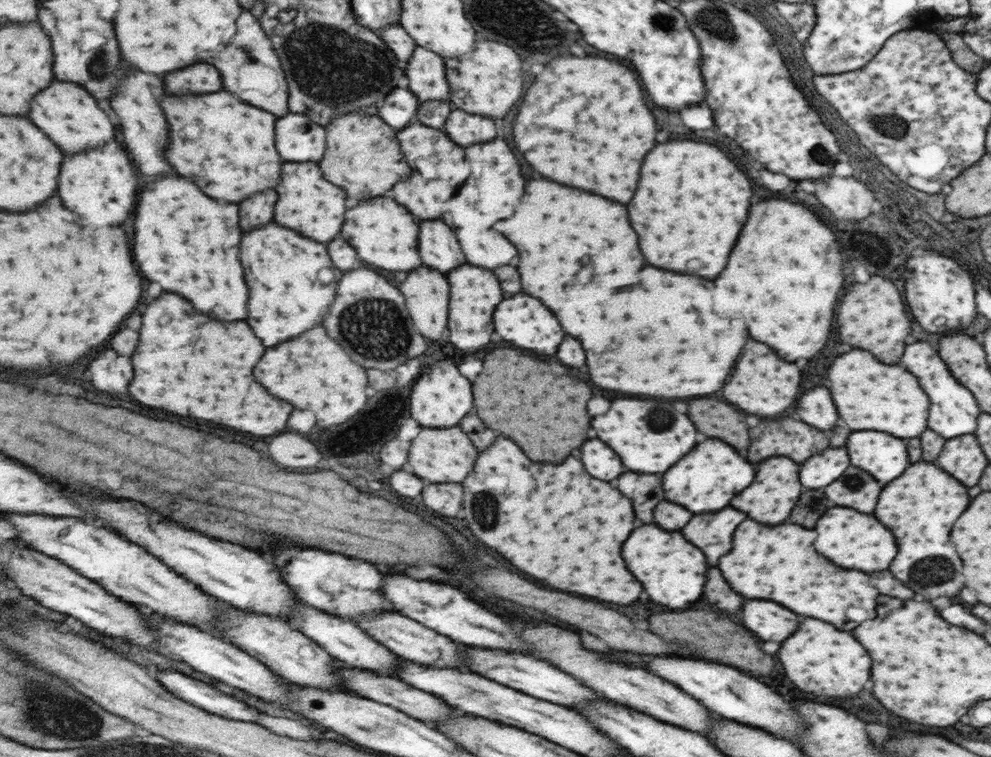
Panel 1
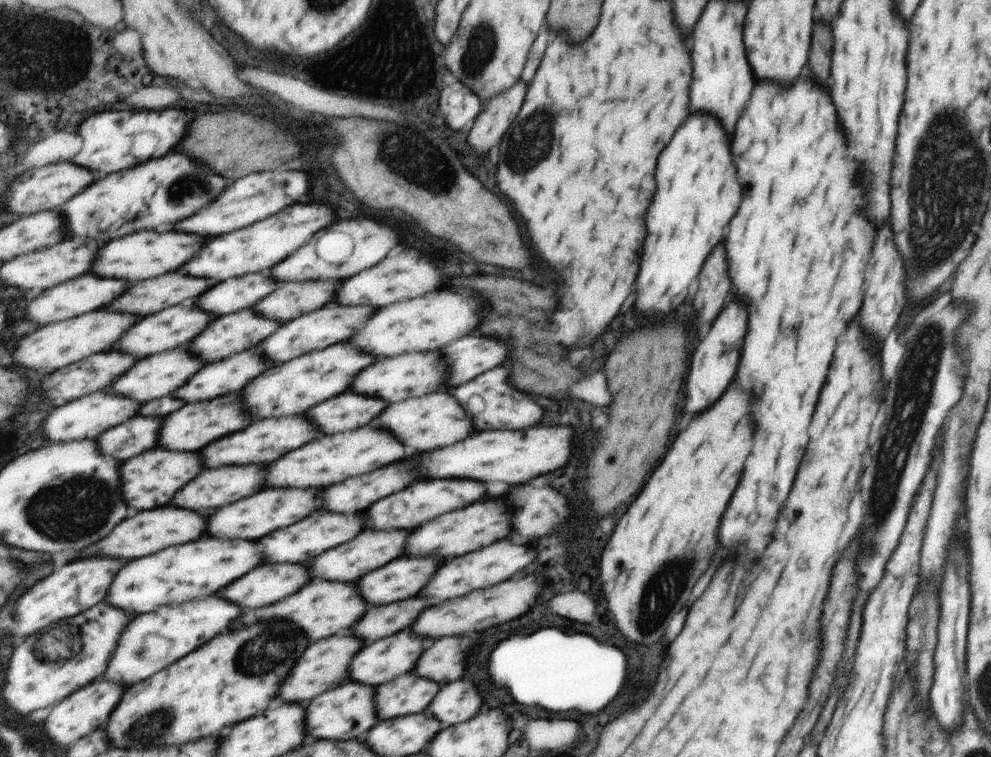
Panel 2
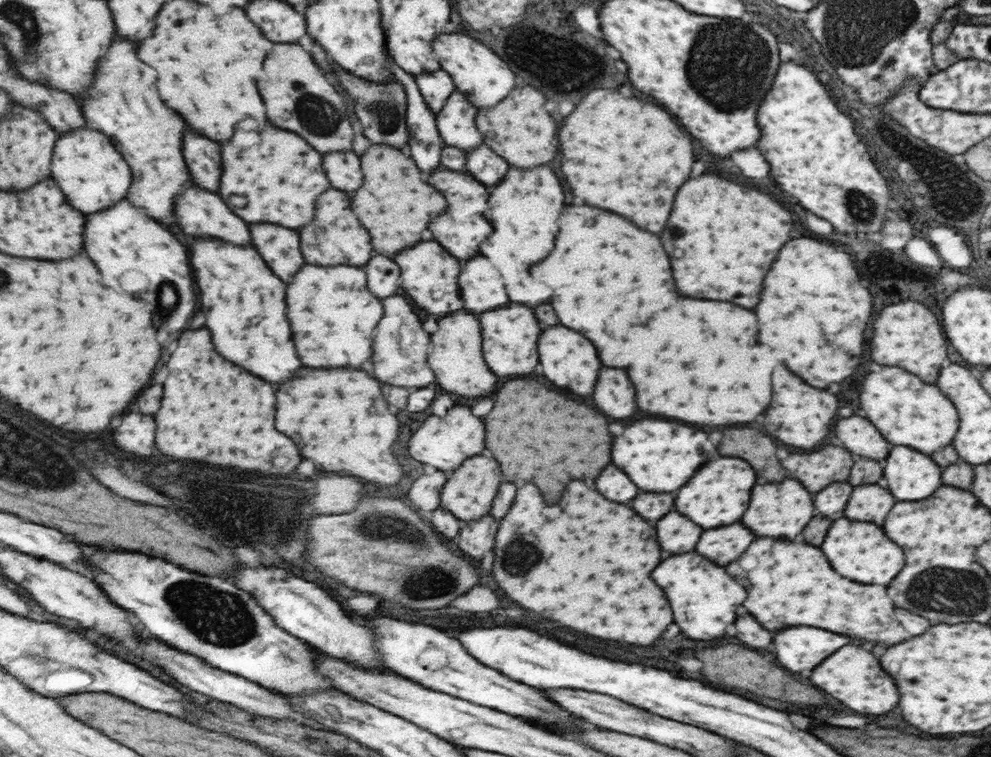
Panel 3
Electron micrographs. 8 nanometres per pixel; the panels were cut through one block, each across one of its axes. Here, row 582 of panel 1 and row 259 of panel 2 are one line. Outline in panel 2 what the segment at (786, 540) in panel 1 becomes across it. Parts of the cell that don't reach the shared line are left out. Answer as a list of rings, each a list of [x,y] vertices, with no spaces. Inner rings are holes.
[[[805,74],[799,84],[791,86],[759,80],[759,84],[755,84],[755,100],[751,100],[747,116],[739,120],[739,132],[735,132],[731,140],[731,148],[735,148],[735,166],[739,168],[739,182],[743,184],[743,204],[739,204],[739,216],[731,220],[725,250],[731,284],[751,312],[751,320],[747,322],[751,328],[747,328],[747,340],[743,340],[743,360],[739,360],[737,378],[741,386],[755,382],[759,412],[755,422],[755,448],[751,448],[751,460],[747,460],[743,484],[735,488],[735,496],[731,496],[731,504],[727,504],[723,524],[719,526],[719,562],[729,550],[747,552],[753,560],[767,544],[775,512],[787,498],[797,464],[803,456],[809,416],[825,382],[837,336],[845,330],[845,324],[853,318],[861,302],[861,286],[865,280],[867,260],[871,258],[875,228],[861,214],[863,192],[853,172],[855,164],[845,158],[845,146],[831,96],[825,88],[813,82],[809,74]]]

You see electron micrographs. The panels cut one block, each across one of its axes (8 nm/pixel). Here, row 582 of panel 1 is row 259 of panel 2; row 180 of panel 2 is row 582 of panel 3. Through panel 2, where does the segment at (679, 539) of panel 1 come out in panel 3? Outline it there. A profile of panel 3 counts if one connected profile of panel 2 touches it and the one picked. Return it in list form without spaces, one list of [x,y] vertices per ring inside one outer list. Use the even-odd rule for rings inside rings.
[[[695,552],[665,558],[663,564],[655,568],[655,580],[667,588],[667,600],[671,600],[671,608],[675,608],[675,624],[685,636],[695,640],[721,638],[725,626],[733,622],[735,610],[745,598],[745,590],[727,576],[723,568]]]

